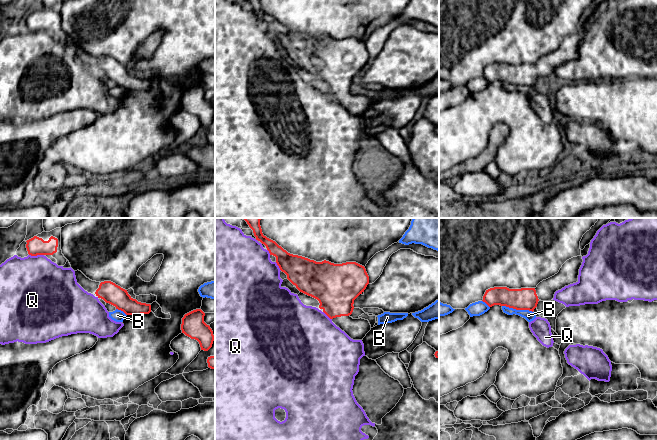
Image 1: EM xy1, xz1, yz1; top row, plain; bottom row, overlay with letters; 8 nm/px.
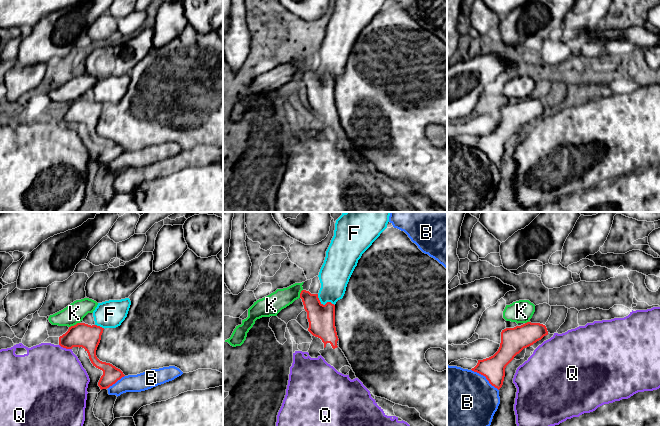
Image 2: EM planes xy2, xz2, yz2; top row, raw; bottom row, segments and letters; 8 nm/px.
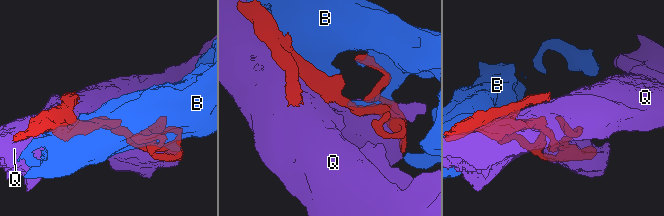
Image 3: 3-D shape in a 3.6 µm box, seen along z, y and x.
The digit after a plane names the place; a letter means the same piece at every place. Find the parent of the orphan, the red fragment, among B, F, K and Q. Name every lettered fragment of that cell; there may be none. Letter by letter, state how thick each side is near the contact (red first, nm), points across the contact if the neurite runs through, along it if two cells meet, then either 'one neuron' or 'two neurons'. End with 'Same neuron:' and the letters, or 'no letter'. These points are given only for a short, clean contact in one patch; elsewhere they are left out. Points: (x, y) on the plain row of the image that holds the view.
B: calibres 180 and 80 nm; two neurons
F: calibres 220 and 240 nm; two neurons
K: calibres 190 and 160 nm; border xy2 (79, 98), (69, 103); two neurons
Q: calibres 150 and 500 nm; two neurons
Same neuron: no letter

